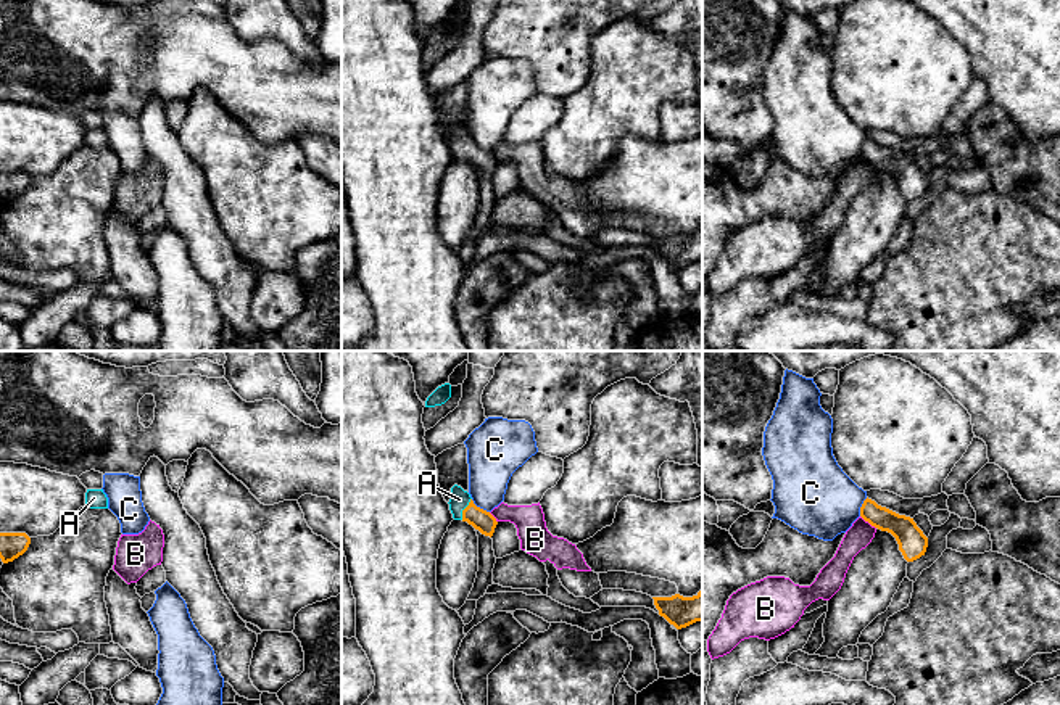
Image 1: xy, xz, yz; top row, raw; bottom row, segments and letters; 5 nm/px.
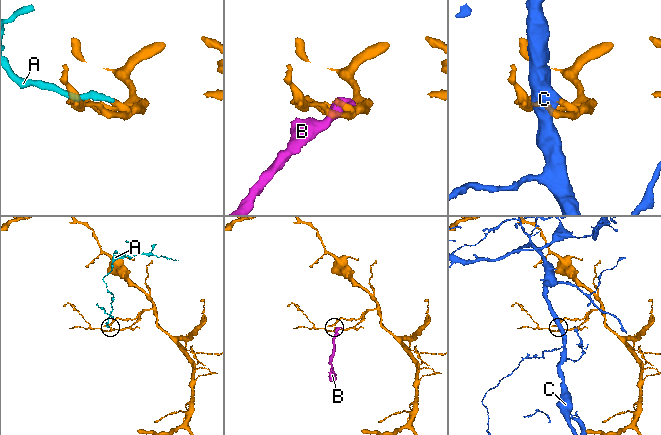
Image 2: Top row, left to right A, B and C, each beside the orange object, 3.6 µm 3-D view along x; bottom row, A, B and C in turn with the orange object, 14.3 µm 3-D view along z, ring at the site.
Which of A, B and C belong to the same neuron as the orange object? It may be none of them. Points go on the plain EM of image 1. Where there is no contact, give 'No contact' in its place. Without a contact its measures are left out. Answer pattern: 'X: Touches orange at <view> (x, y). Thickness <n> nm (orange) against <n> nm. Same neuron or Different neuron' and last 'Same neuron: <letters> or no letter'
A: Touches orange at xz (464, 148). Thickness 110 nm (orange) against 100 nm. Same neuron
B: Touches orange at yz (869, 161). Thickness 140 nm (orange) against 120 nm. Different neuron
C: Touches orange at xz (479, 147). Thickness 110 nm (orange) against 240 nm. Different neuron
Same neuron: A

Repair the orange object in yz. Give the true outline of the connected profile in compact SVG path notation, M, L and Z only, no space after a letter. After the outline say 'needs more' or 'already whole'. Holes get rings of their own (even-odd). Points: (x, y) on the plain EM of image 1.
M865 138L860 146L860 156L872 166L891 172L907 201L913 201L925 195L928 177L917 166L913 158L899 155L886 146L878 145L872 138Z | already whole

